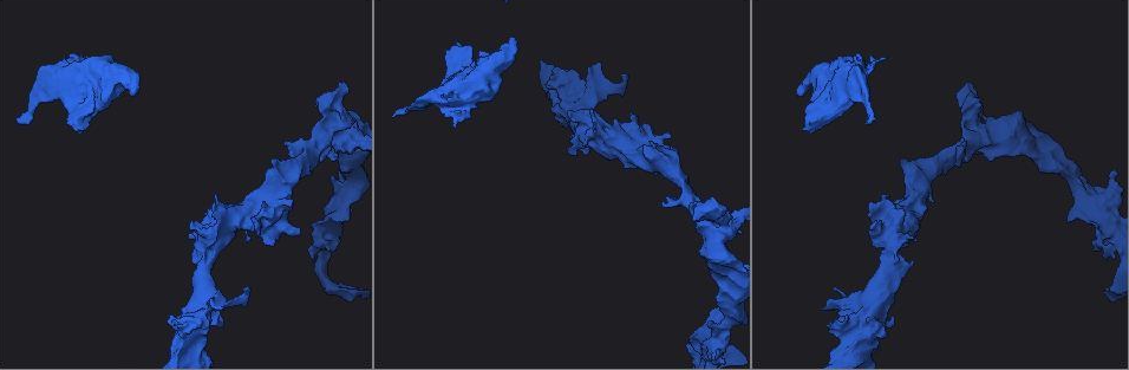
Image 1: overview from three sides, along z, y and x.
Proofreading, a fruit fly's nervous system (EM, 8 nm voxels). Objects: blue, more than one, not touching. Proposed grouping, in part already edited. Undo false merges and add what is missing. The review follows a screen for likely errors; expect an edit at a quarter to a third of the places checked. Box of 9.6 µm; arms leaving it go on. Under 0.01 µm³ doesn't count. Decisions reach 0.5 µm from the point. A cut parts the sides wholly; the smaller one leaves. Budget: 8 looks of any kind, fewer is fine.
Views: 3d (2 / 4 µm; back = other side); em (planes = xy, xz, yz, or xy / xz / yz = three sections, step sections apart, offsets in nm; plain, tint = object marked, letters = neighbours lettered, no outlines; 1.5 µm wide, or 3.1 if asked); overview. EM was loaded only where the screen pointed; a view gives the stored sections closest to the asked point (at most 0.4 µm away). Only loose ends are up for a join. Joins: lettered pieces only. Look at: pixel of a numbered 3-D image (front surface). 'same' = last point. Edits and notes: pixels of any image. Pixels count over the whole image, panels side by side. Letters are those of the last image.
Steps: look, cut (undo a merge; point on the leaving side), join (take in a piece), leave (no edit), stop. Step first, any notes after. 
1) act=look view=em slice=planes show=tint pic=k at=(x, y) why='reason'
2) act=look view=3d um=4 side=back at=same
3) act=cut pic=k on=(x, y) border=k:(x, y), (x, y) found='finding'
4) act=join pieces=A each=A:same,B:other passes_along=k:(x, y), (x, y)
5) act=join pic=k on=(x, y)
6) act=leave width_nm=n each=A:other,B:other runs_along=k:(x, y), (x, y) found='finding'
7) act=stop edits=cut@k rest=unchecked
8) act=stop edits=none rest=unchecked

act=look view=em slice=planes show=letters pic=1 at=(912, 265)

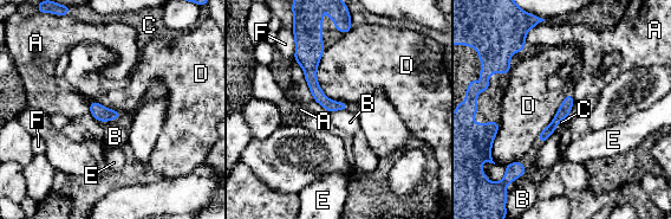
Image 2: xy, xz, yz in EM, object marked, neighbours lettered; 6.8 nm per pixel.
act=join pieces=C each=A:other,B:other,C:same,D:other,E:other,F:other found='the neuron continues'

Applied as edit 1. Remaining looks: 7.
act=look view=overview

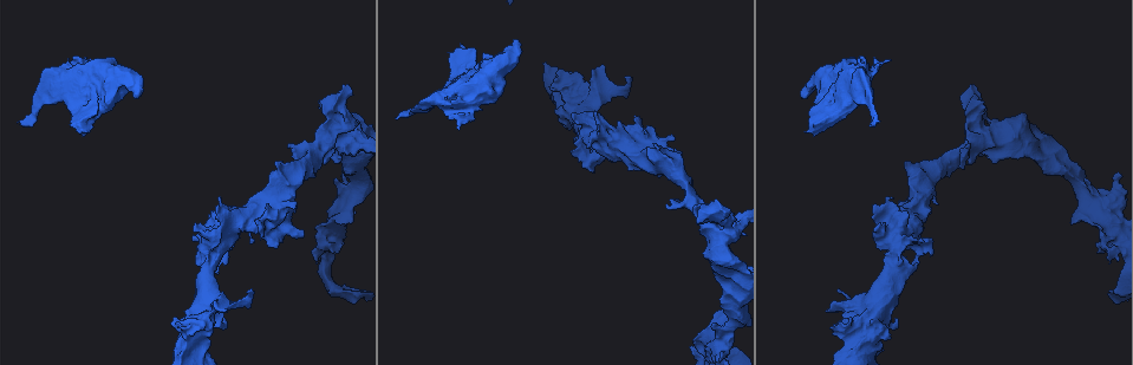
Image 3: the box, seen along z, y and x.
act=look view=em slice=planes show=letters pic=3 at=(494, 101) why='stops while still wide'

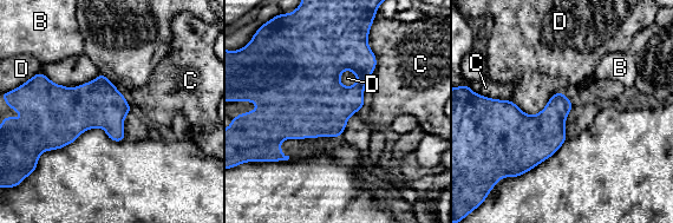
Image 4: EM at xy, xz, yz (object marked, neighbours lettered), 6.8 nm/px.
act=leave each=B:other,C:other,D:other border=4:(373, 52), (376, 69), (366, 83) found='none of them fits'

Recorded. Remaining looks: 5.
act=look view=em slice=planes show=tint pic=3 at=(85, 133) why='an open end'

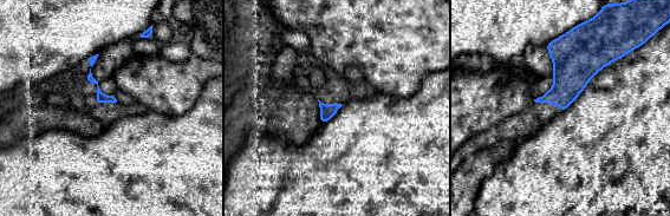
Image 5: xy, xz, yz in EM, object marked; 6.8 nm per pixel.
act=look view=em slice=planes show=letters at=same why='what lies round it'

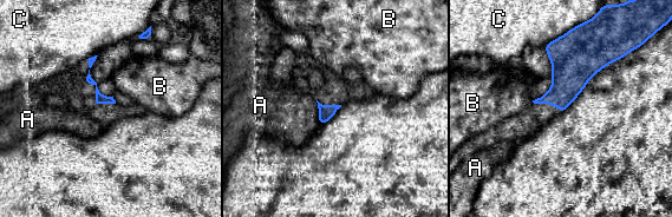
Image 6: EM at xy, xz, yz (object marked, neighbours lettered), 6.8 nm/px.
act=leave each=A:other,B:other,C:other border=6:(315, 100), (319, 124) found='no lettered piece goes on from it'

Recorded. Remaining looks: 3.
act=stop edits=join@2 rest=unchecked

